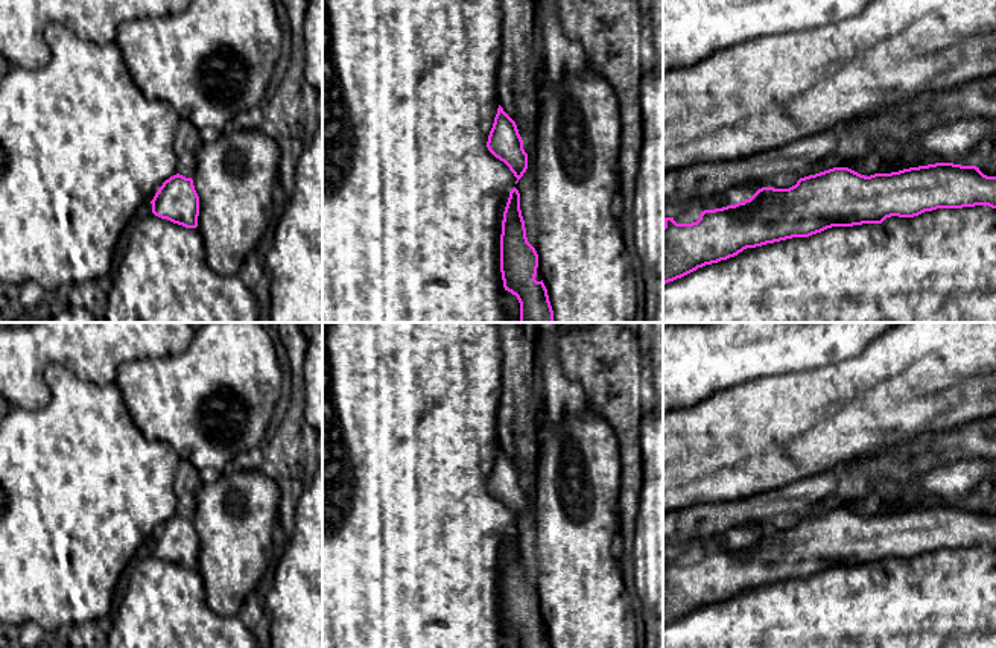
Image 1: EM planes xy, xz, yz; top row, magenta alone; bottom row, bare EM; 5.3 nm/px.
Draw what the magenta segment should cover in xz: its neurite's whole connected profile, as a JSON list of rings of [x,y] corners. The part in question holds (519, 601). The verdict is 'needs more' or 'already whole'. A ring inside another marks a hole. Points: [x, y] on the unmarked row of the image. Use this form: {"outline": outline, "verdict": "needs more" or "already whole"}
{"outline": [[[514,528],[502,561],[500,613],[505,631],[517,637],[520,648],[552,648],[543,621],[535,621],[537,608],[538,595],[528,583],[520,534]]], "verdict": "already whole"}

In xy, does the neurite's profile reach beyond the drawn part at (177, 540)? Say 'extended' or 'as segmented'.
as segmented

